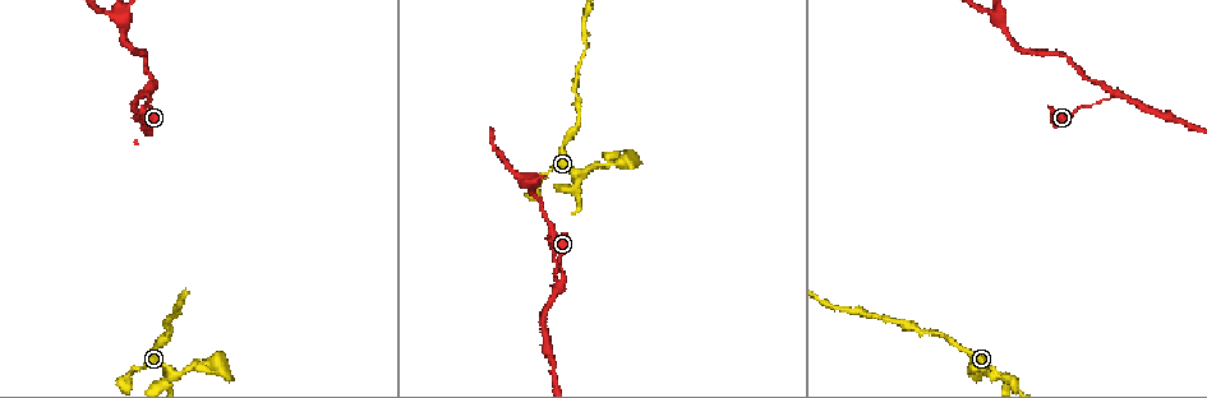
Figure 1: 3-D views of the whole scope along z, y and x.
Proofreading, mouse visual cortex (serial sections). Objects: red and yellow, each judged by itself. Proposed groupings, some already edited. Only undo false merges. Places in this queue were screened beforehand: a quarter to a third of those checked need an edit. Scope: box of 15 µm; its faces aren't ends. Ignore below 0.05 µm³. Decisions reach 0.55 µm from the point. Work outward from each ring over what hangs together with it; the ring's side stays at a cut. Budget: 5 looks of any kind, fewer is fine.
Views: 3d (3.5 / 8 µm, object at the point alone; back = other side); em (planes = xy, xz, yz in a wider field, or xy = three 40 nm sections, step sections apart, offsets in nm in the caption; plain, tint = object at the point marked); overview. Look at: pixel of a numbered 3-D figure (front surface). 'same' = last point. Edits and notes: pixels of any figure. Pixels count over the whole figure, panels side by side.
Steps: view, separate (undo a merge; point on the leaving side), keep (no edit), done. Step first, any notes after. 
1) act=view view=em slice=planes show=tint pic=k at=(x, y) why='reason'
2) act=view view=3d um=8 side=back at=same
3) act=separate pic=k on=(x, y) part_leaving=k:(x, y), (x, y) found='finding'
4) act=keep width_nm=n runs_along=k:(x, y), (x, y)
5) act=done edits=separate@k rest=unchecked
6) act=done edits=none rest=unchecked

act=view view=3d um=3.5 pic=1 at=(145, 95) why='sharp bend'

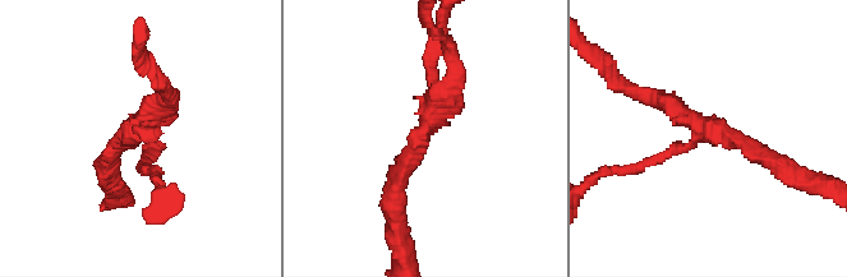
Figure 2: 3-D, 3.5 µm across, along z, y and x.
act=view view=em slice=xy step=3 show=tint pic=2 at=(148, 129) arms=3 arm_widths_nm=150,200,250

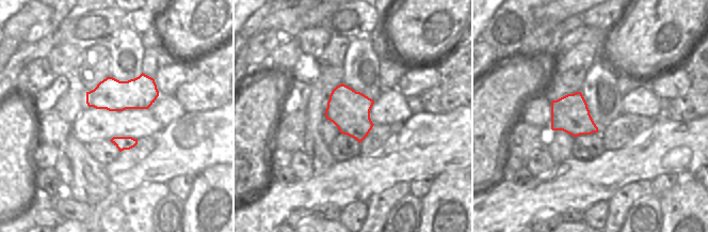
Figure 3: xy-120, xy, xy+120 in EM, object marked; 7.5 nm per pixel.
act=view view=em slice=xy step=5 show=tint at=same

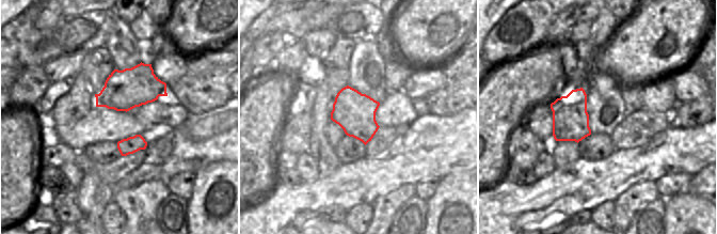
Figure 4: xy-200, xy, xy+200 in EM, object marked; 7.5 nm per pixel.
act=keep runs_along=2:(142, 170), (166, 92) found='one cell here'

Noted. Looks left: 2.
act=view view=3d um=3.5 pic=1 at=(623, 160) why='sharp bend'

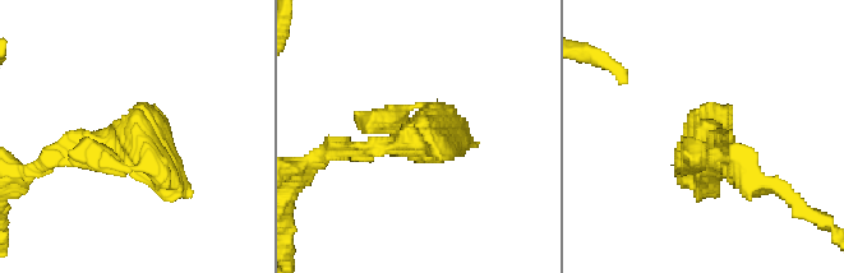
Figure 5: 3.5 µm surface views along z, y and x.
act=view view=em slice=planes show=tint pic=5 at=(131, 152) why='need the tissue'

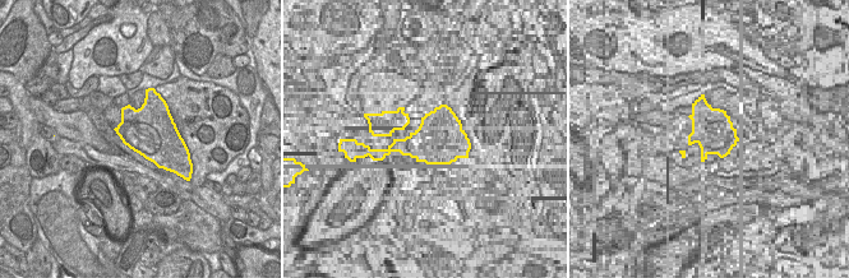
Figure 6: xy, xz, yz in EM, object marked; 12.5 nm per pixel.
act=keep found='all the same cell'

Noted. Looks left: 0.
act=done edits=none rest=unchecked

